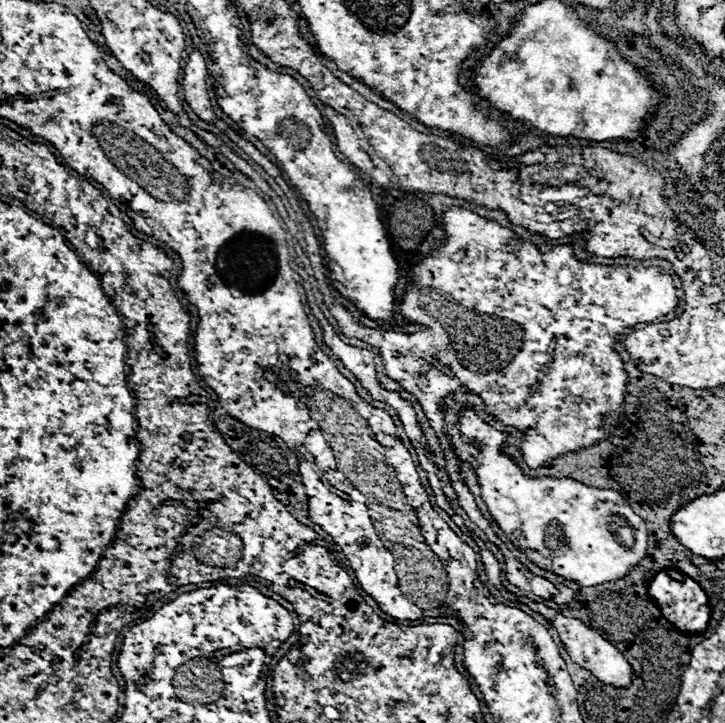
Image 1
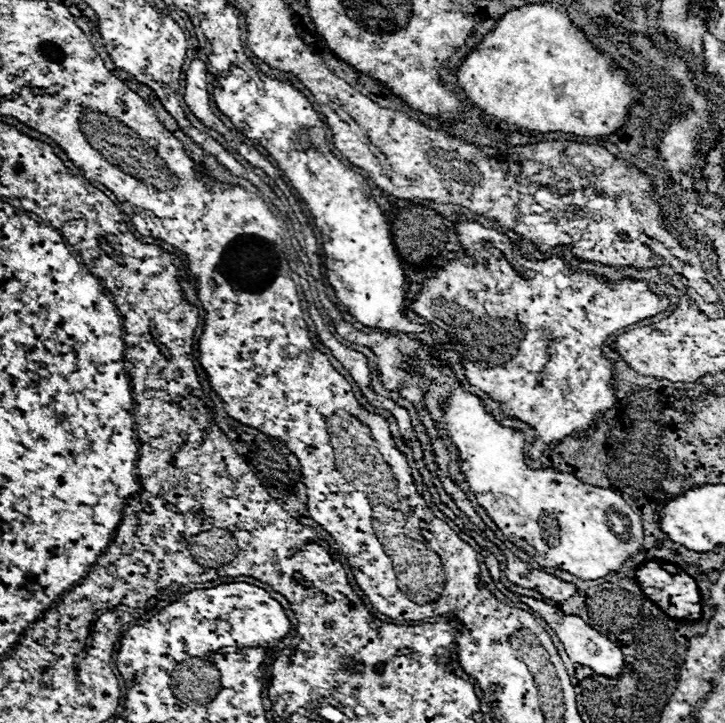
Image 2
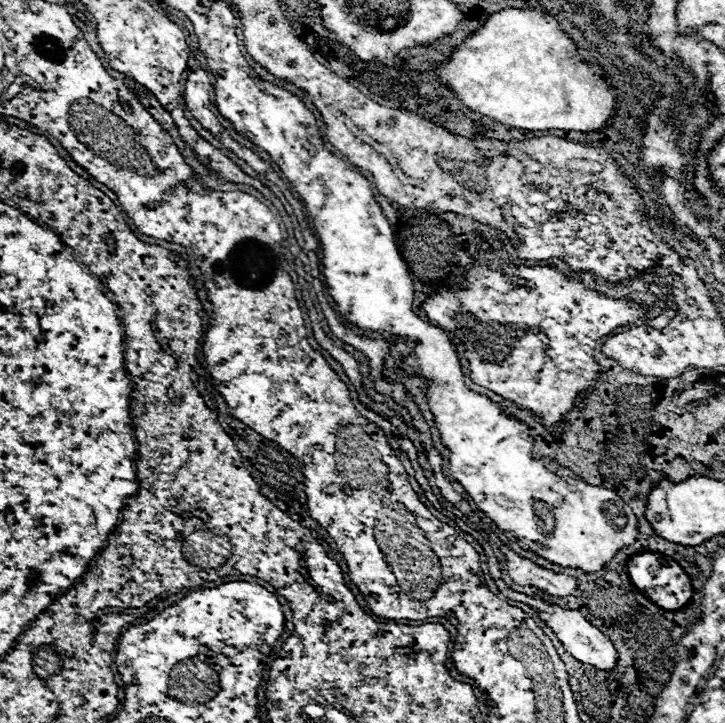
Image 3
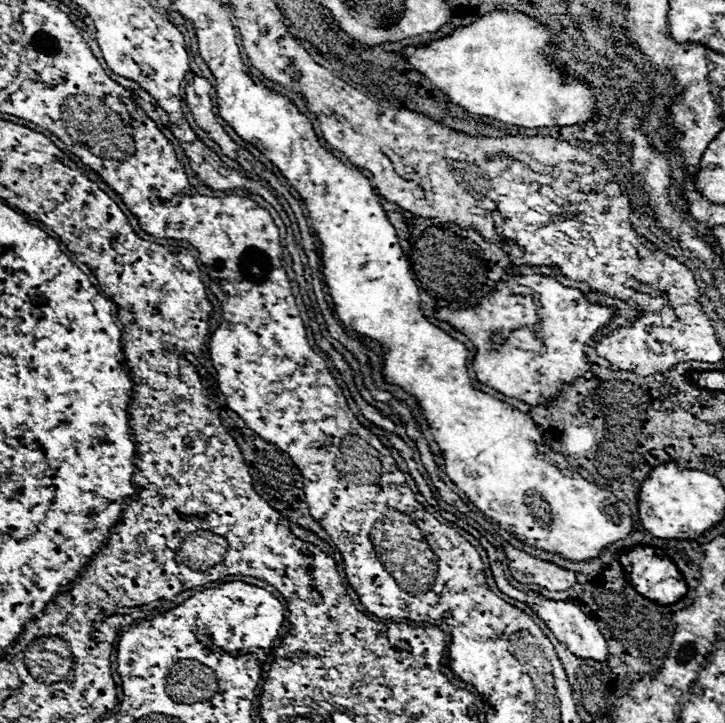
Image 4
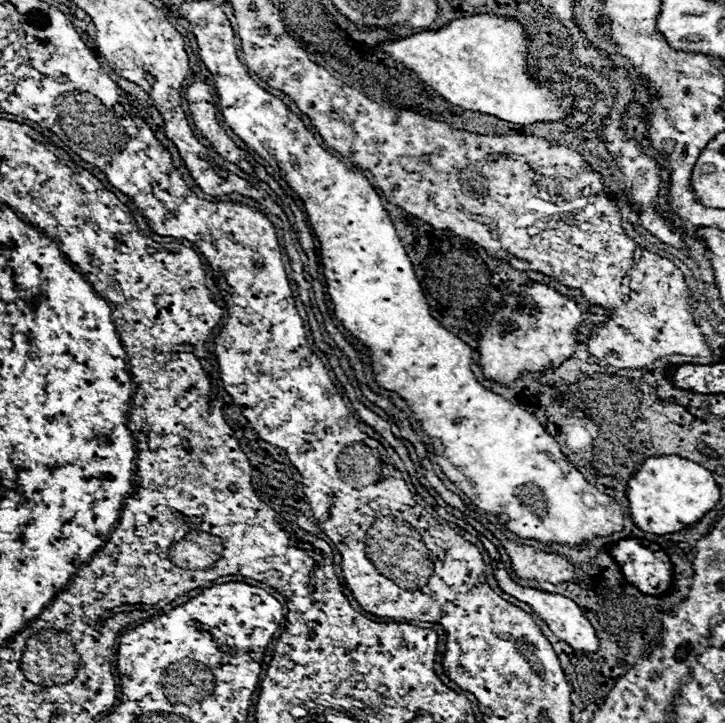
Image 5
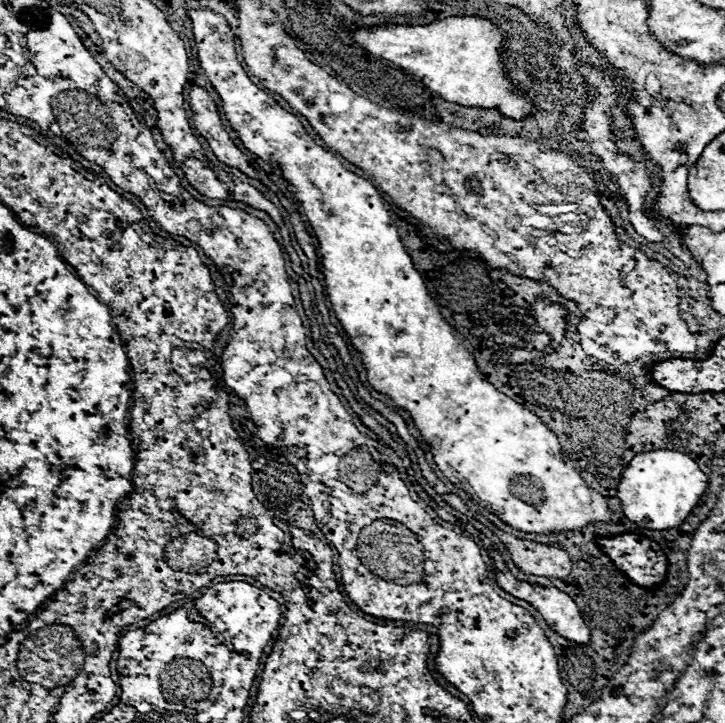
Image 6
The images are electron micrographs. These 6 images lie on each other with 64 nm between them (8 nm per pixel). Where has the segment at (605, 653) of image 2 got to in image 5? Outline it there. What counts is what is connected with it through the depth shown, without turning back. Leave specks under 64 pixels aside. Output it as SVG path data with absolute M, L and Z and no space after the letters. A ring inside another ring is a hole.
M494 567L494 576L498 586L502 588L502 592L526 602L528 606L532 606L532 610L548 624L548 628L564 642L568 642L576 652L598 652L600 640L596 638L596 630L592 626L592 622L582 614L582 610L578 608L576 602L572 602L566 596L558 596L558 594L550 594L550 592L540 592L534 588L522 588L516 582L510 580L510 576L505 569L497 569Z

